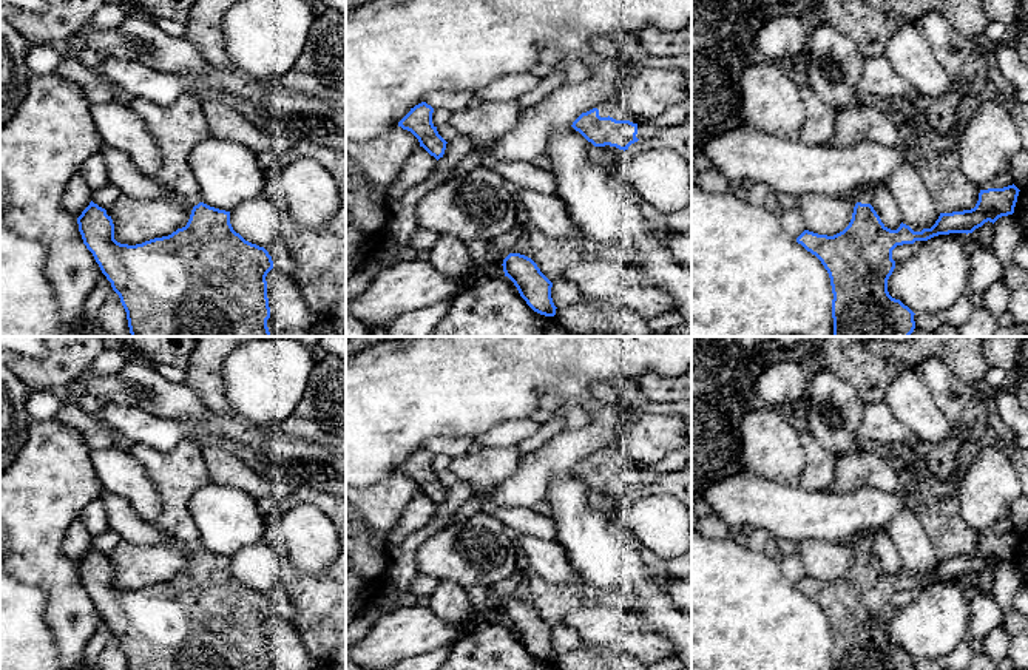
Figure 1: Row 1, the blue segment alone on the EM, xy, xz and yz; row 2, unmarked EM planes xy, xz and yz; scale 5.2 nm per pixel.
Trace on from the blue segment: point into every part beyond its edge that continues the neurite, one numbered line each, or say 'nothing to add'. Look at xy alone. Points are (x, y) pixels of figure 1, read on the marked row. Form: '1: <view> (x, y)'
nothing to add

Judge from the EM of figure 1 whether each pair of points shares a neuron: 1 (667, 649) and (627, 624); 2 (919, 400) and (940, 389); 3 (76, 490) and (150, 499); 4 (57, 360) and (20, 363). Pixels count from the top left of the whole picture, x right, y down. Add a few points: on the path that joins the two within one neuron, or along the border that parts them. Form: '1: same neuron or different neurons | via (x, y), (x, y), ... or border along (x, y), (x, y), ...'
1: same neuron | via (658, 647), (650, 647), (636, 633)
2: different neurons | border along (913, 369), (950, 425)
3: different neurons | border along (90, 454), (93, 468), (104, 488)
4: same neuron | via (48, 366), (30, 366)

